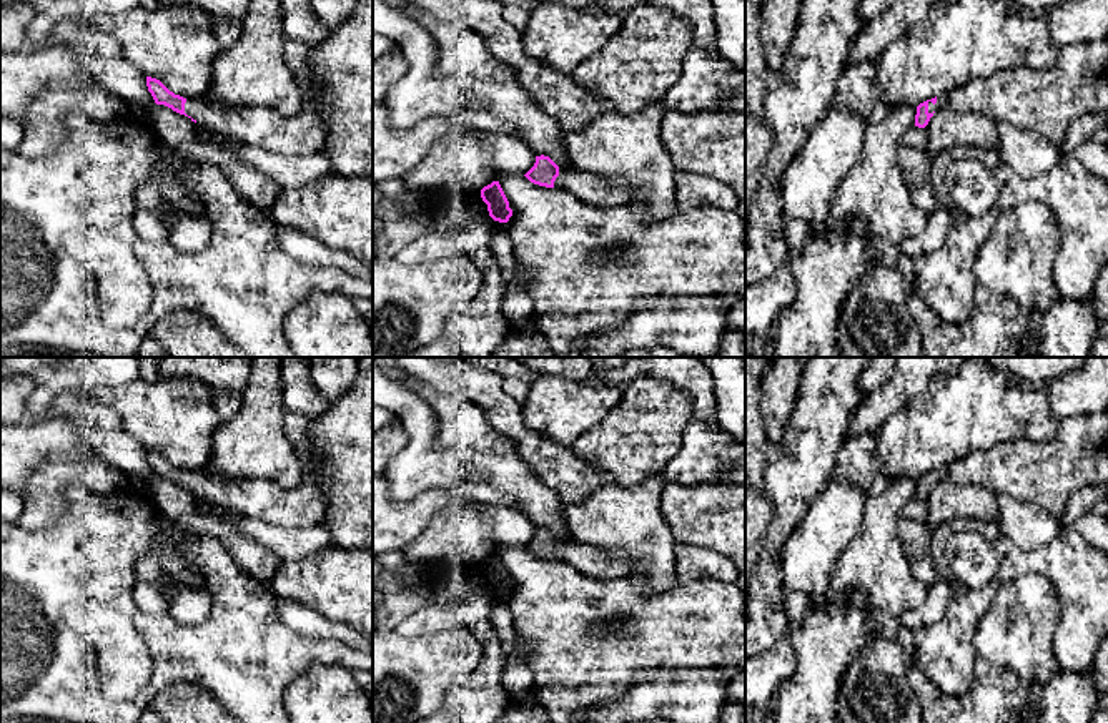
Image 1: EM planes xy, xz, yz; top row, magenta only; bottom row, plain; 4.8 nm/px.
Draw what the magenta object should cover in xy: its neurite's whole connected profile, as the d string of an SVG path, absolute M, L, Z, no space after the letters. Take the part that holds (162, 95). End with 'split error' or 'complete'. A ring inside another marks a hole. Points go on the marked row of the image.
M288 38L283 45L284 61L293 76L308 81L303 108L294 116L283 116L266 108L228 108L205 95L183 98L151 76L146 76L146 86L156 105L188 116L200 128L288 156L319 153L324 148L328 130L316 105L316 85L311 81L308 66L311 50L313 45Z; split error

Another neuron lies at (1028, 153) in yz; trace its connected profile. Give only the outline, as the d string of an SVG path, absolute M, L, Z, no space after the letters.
M1007 121L998 126L998 153L1003 161L1020 176L1033 178L1053 170L1061 150L1053 146L1043 135L1016 128Z

